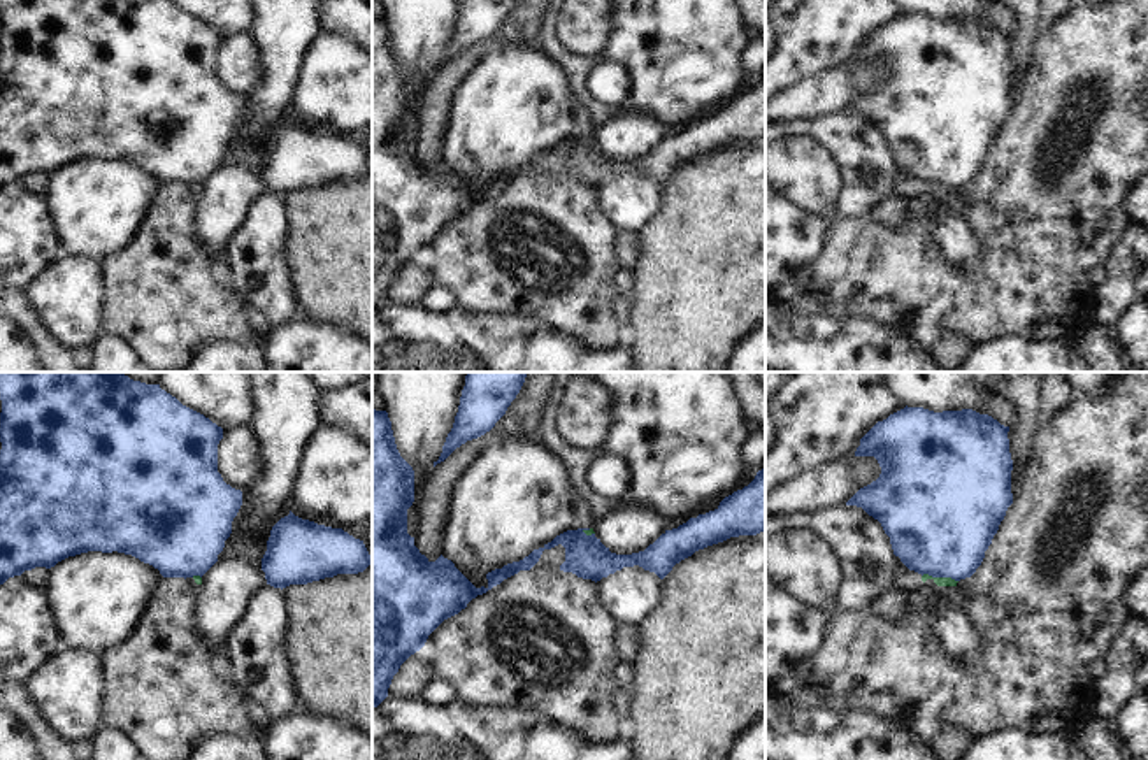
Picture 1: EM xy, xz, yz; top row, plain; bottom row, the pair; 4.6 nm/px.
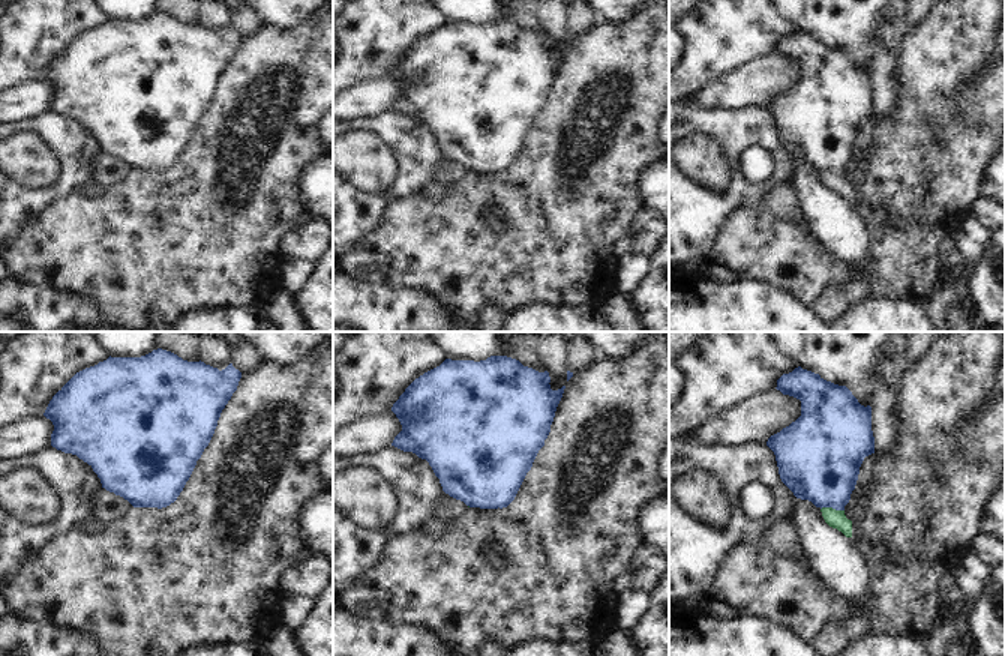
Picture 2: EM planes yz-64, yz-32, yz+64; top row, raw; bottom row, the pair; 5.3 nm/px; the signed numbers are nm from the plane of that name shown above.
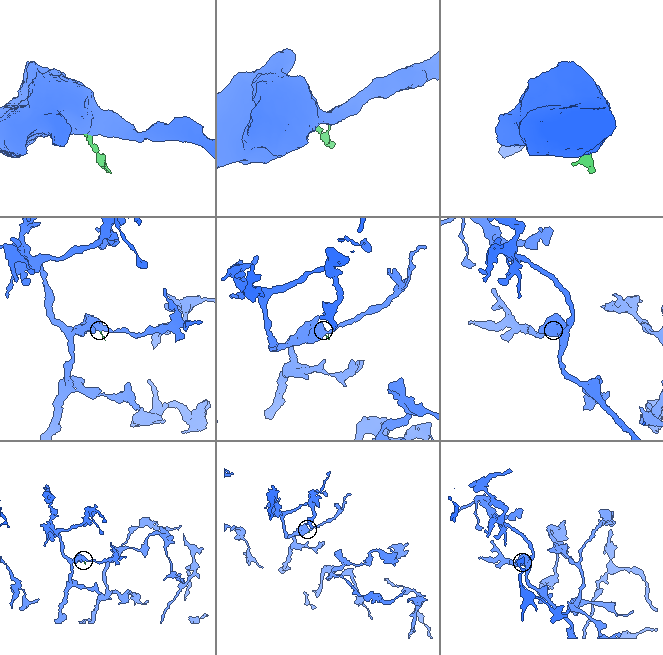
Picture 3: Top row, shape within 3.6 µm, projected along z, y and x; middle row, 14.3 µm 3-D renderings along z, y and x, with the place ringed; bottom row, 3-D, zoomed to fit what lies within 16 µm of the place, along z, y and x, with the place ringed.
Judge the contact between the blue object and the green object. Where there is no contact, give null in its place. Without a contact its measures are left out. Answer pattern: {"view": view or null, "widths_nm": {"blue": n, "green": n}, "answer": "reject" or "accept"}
{"view": "yz", "widths_nm": {"blue": 480, "green": 50}, "answer": "reject"}

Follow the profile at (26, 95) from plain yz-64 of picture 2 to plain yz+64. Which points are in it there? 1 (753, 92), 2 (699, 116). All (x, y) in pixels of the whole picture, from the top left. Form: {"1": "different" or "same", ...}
{"1": "same", "2": "different"}

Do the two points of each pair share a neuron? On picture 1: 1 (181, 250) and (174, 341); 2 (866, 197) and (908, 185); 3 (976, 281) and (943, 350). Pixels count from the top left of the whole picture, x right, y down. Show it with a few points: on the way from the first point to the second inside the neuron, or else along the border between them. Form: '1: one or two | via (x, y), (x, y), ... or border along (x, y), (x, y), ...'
1: one | via (171, 272), (171, 318)
2: two | border along (906, 174), (892, 193)
3: two | border along (931, 346), (943, 337), (955, 337), (971, 351)

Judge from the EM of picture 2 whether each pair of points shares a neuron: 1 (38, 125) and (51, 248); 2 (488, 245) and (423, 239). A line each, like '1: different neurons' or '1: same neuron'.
1: different neurons
2: same neuron

